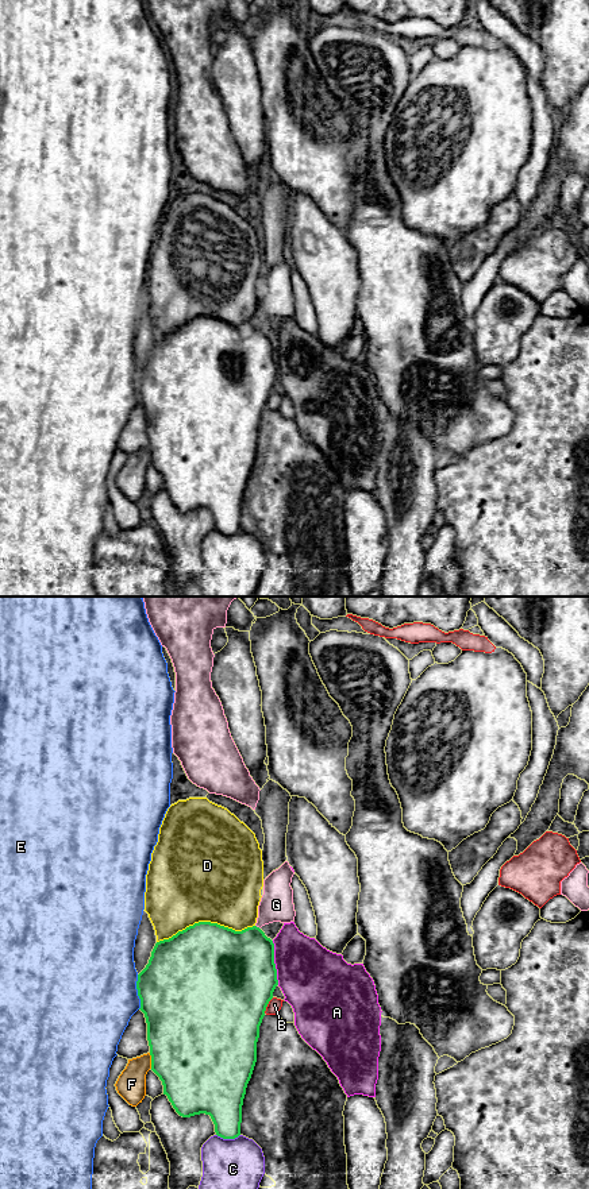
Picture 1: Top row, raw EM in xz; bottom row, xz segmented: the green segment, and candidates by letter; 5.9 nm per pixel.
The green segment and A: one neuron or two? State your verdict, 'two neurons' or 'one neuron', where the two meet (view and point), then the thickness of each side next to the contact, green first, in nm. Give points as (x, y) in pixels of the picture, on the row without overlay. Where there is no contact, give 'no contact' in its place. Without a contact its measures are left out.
two neurons | xz (273, 358) | 500/380 nm

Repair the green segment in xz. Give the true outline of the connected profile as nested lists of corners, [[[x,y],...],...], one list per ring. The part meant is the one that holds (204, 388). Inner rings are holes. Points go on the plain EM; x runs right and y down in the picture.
[[[199,317],[155,339],[146,363],[138,370],[140,406],[147,418],[151,466],[163,480],[176,507],[182,513],[209,510],[223,534],[240,530],[242,501],[257,458],[259,421],[278,381],[274,339],[257,323],[242,327],[211,317]]]

